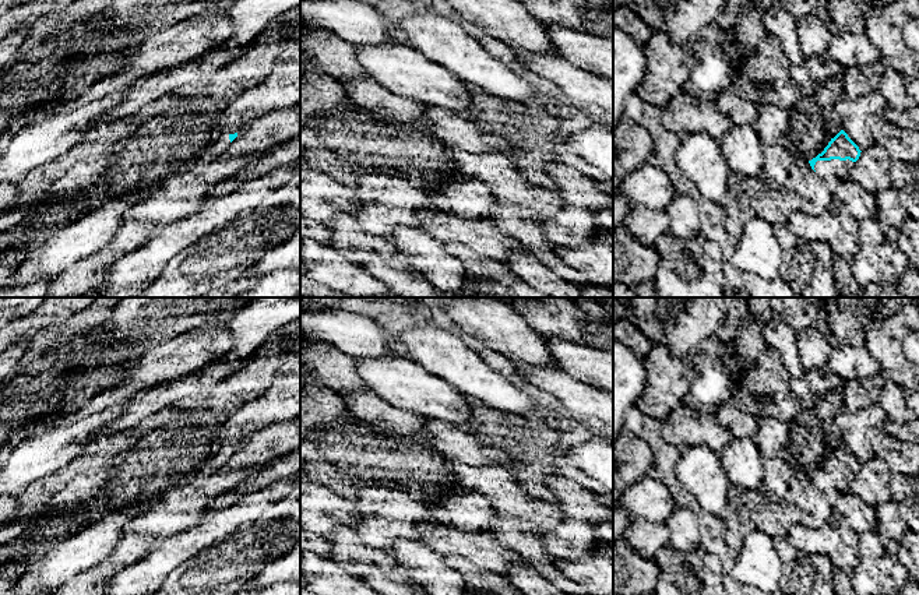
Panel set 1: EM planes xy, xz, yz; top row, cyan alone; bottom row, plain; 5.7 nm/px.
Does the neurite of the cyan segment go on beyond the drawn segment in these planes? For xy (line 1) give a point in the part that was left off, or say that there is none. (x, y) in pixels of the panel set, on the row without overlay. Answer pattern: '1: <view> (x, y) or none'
1: none

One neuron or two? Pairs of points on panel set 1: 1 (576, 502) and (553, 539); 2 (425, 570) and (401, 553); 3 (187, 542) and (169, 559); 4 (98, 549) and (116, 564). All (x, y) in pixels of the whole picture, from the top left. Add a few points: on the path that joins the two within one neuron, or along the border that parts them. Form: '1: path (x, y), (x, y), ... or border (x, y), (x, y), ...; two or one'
1: path (576, 511), (576, 518), (563, 531); one
2: path (419, 564), (407, 553); one
3: path (183, 545), (173, 555); one
4: border (123, 535), (102, 560), (78, 571); two

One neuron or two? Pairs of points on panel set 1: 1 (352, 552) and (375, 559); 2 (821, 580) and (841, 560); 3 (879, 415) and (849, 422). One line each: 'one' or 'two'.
1: one
2: two
3: one

